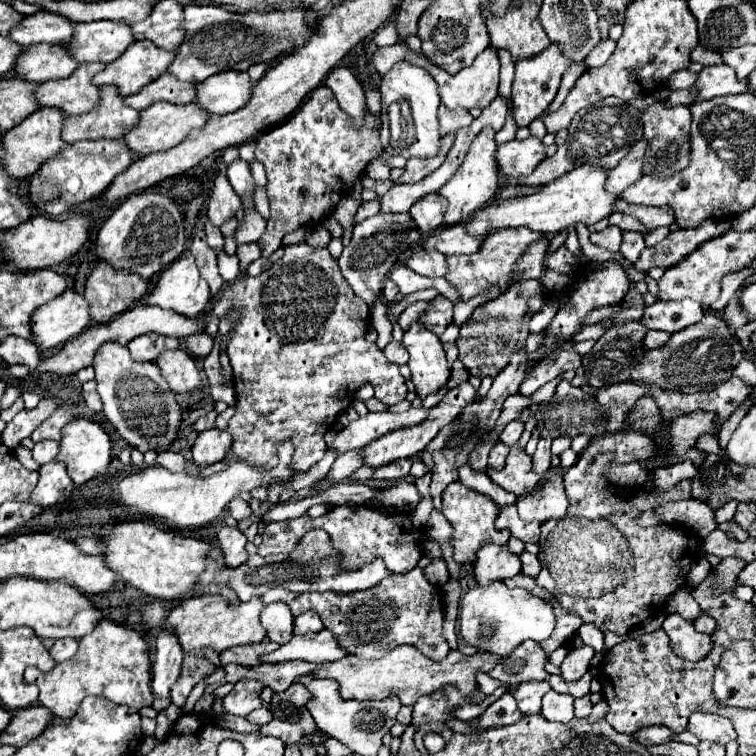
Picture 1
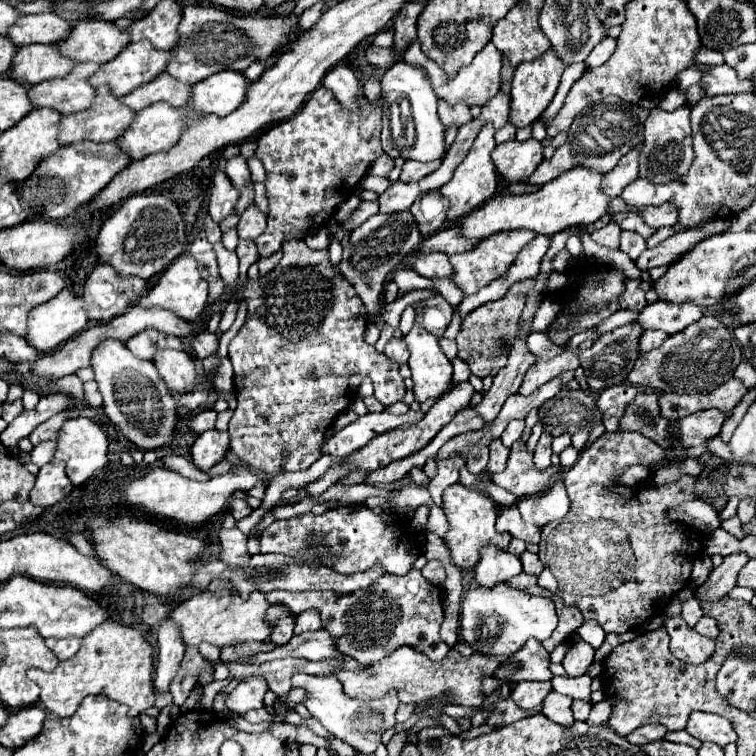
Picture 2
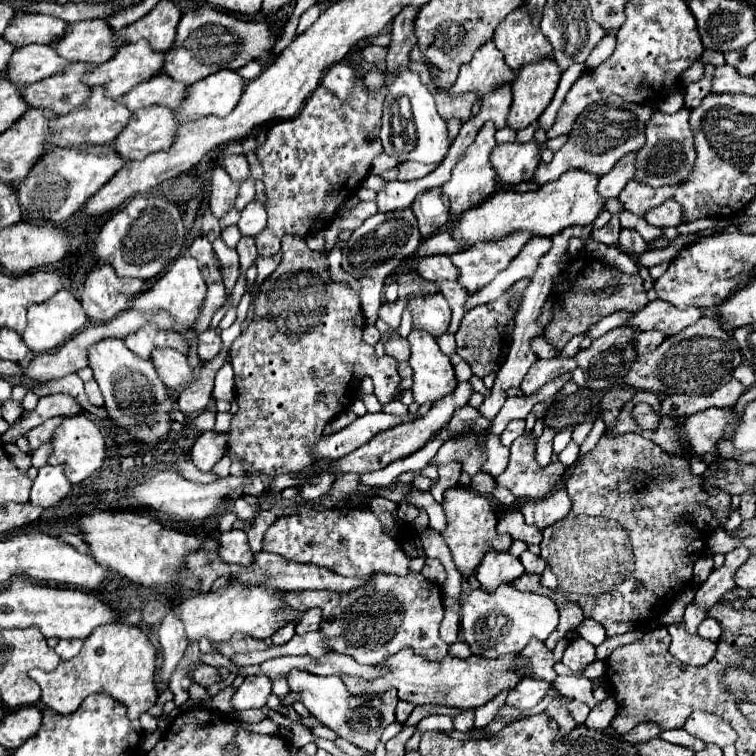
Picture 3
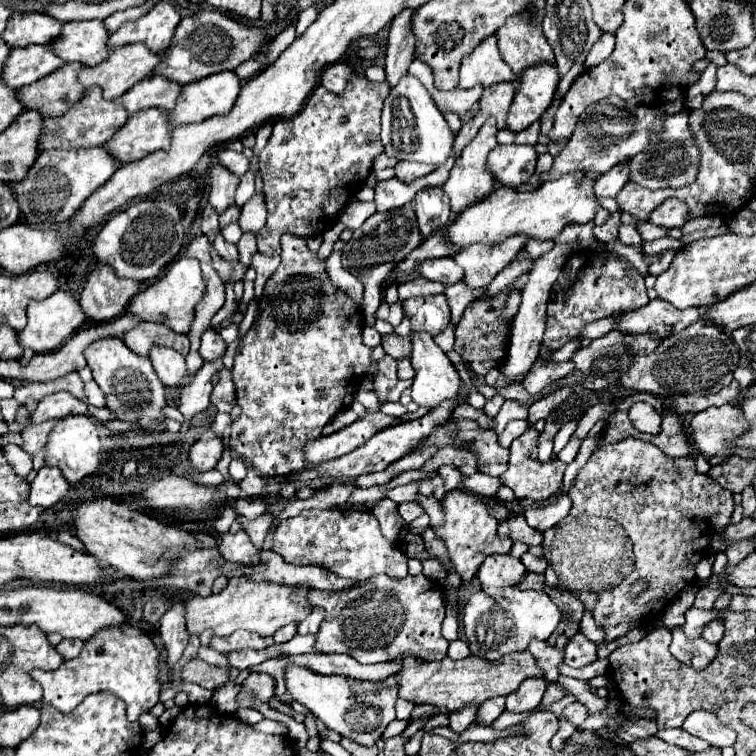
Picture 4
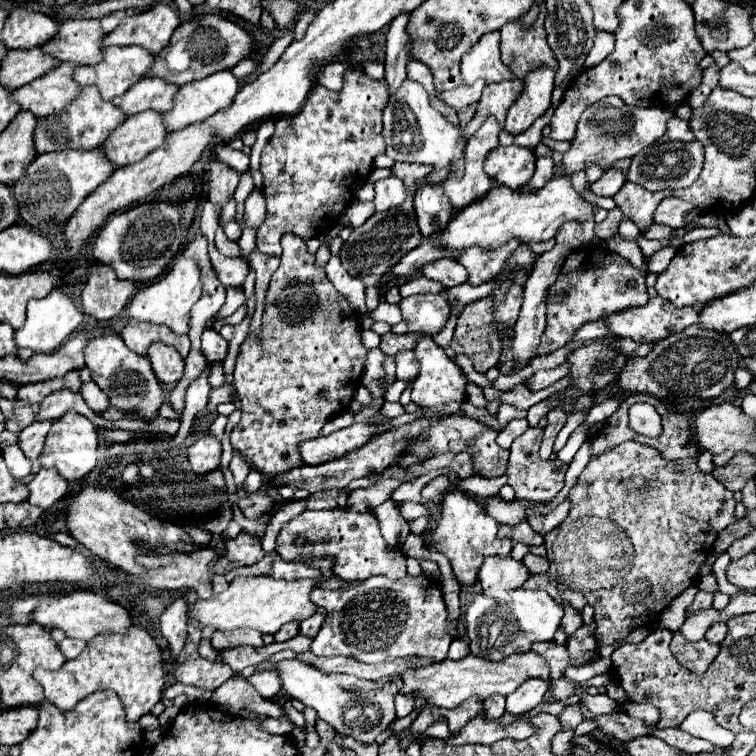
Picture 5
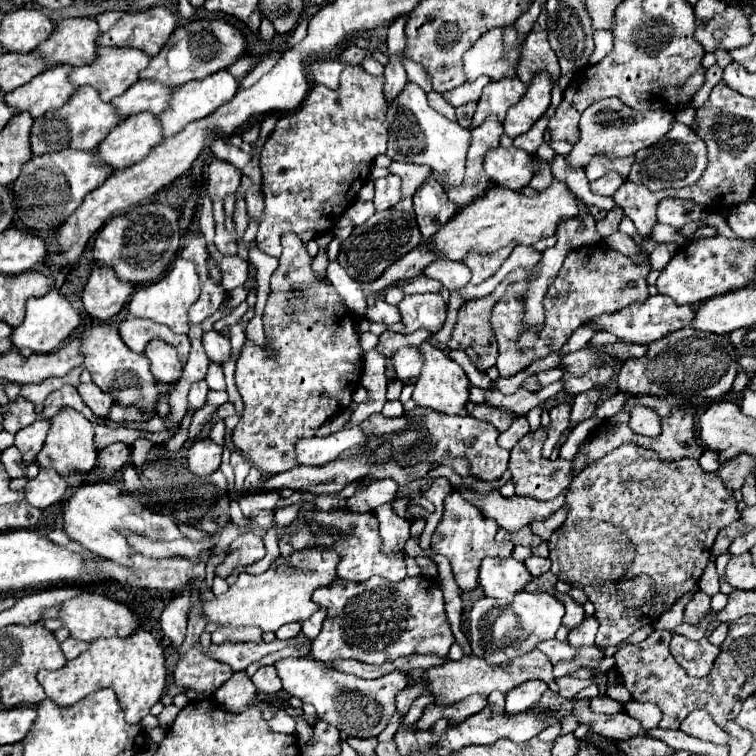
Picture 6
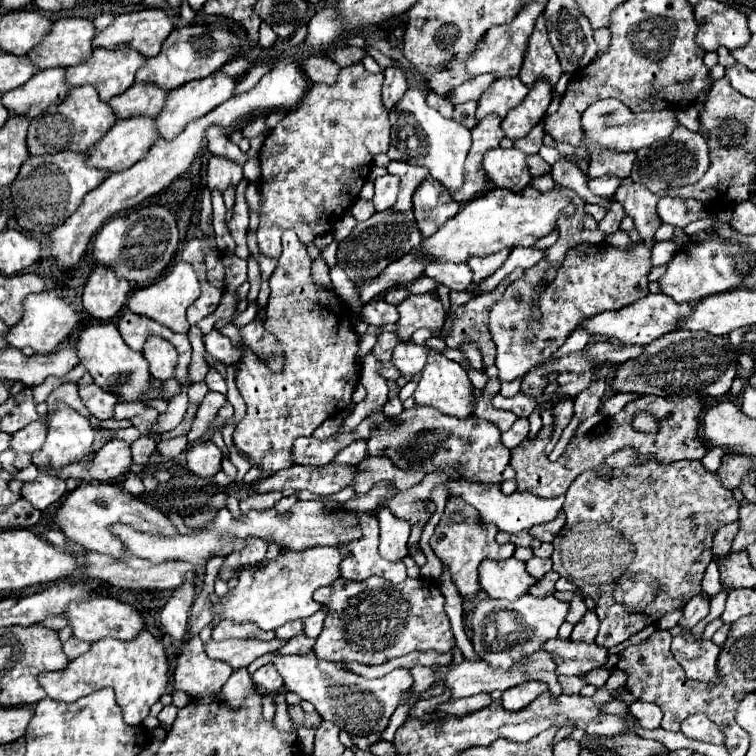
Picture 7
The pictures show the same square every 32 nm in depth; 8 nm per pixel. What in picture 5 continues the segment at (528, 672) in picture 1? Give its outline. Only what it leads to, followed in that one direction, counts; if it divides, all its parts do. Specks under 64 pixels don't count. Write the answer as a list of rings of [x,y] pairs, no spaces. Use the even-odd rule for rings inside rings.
[[[548,640],[548,642],[540,642],[540,644],[534,644],[532,650],[536,650],[538,654],[542,654],[550,666],[550,676],[552,680],[558,680],[564,676],[566,668],[570,668],[570,654],[568,654],[568,648],[564,644],[556,644],[554,640]]]

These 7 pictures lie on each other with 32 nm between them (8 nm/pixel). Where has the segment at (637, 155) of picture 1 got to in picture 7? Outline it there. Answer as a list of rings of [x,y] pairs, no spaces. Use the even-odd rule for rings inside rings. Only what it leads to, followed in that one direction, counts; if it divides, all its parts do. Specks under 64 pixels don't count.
[[[600,176],[600,178],[588,180],[590,192],[596,196],[602,196],[602,198],[612,198],[618,186],[620,186],[620,178],[616,178],[616,176]]]

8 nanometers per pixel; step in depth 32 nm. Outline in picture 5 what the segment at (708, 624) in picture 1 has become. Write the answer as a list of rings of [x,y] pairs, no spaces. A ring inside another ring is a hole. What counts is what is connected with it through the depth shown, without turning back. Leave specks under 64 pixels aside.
[[[714,624],[708,632],[706,632],[706,640],[712,644],[720,644],[726,638],[726,624]]]

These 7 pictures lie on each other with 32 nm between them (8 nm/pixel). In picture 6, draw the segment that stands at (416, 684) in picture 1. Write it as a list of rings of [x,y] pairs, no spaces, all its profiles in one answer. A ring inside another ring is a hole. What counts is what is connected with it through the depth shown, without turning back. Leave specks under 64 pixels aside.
[[[534,650],[530,654],[524,654],[522,658],[514,658],[506,668],[502,666],[490,666],[486,660],[480,660],[476,656],[464,656],[460,662],[446,662],[442,666],[434,666],[426,672],[428,678],[428,686],[426,692],[432,692],[438,700],[438,704],[446,706],[446,704],[454,704],[460,702],[472,694],[484,694],[488,696],[494,690],[500,690],[502,694],[506,694],[510,688],[516,688],[518,684],[526,682],[526,680],[542,680],[550,686],[550,690],[558,692],[558,684],[552,676],[552,664],[548,660],[548,656],[544,656],[540,650]]]

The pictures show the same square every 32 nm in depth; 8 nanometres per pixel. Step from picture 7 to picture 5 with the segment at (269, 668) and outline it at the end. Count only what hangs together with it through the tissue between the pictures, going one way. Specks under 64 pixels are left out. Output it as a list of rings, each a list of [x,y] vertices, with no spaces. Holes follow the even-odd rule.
[[[258,670],[256,674],[252,674],[252,676],[248,678],[248,682],[250,682],[256,690],[260,690],[260,696],[262,696],[264,700],[270,700],[270,698],[276,696],[276,694],[280,692],[280,688],[282,688],[280,678],[278,678],[278,674],[276,674],[274,670]]]

